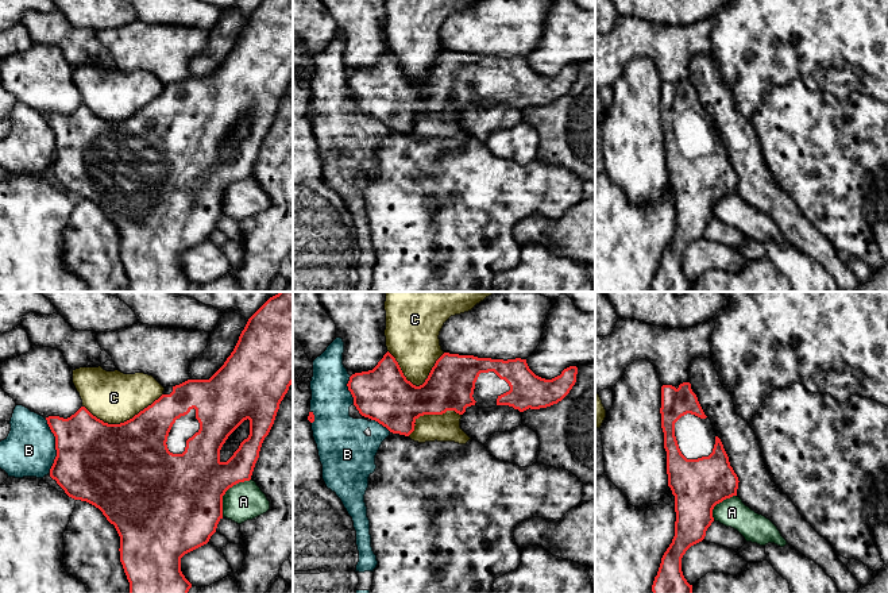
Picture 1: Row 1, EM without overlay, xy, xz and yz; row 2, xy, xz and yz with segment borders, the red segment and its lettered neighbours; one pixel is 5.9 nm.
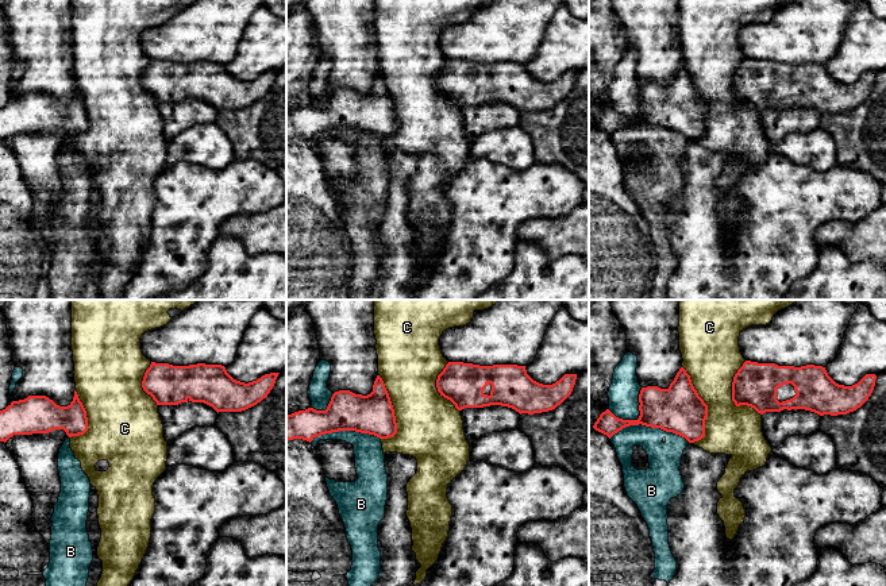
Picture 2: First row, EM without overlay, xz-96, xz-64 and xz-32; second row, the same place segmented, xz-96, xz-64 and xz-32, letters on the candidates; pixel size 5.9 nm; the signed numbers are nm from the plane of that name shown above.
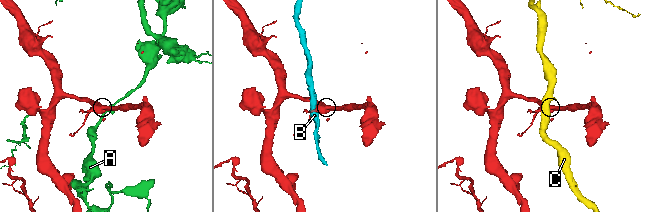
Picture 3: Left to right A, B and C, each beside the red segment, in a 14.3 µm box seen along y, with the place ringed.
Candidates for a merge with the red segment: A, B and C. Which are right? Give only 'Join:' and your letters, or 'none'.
Join: none

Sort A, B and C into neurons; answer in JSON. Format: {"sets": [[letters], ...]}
{"sets": [["A"], ["B"], ["C"]]}

